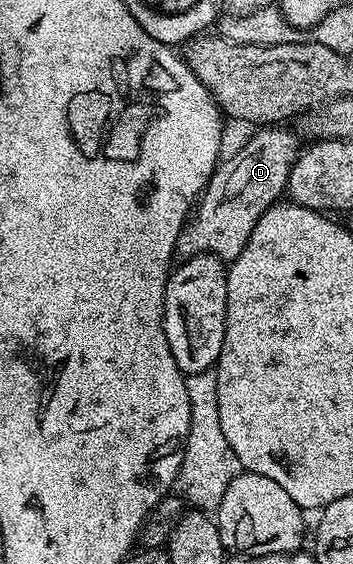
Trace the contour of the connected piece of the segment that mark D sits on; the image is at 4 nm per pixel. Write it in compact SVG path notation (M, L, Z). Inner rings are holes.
M261 127L254 133L257 134L246 143L242 153L229 158L226 156L214 169L211 179L205 185L205 192L196 202L195 212L181 228L181 234L177 240L176 256L178 258L188 259L210 253L226 263L234 261L243 251L243 247L247 247L247 239L251 239L251 231L255 223L259 223L259 219L272 205L282 200L289 183L290 168L297 162L299 156L297 139L293 134L288 133L285 127Z

